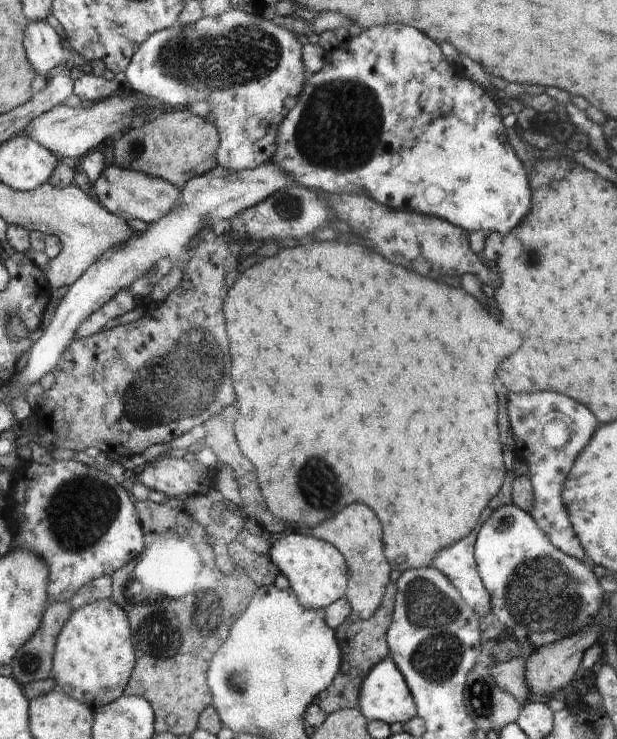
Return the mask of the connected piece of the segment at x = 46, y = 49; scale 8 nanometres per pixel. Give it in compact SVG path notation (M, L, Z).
M46 21L32 22L25 39L25 48L37 75L47 79L50 72L65 60L61 39Z

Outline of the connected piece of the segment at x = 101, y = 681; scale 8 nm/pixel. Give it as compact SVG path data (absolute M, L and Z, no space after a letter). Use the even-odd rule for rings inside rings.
M110 599L88 604L73 612L57 638L52 677L69 698L94 711L117 701L135 668L127 615Z

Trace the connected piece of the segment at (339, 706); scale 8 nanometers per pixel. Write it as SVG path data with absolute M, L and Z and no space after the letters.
M390 582L390 590L385 590L385 592L386 602L381 602L382 610L378 610L378 614L373 615L374 618L352 620L352 614L350 614L348 620L344 620L340 626L333 629L336 643L341 648L343 656L340 671L336 674L333 685L315 697L313 701L313 704L316 704L327 716L338 713L338 710L359 709L360 692L364 680L376 664L390 656L388 631L393 621L393 609L397 595L395 582Z

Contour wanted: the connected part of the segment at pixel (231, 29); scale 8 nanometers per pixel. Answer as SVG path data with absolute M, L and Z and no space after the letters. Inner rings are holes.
M231 9L216 17L204 15L193 24L180 22L155 33L133 55L125 78L132 93L145 100L150 98L154 104L166 106L167 110L185 108L196 101L206 102L220 134L217 165L232 171L254 169L273 160L281 123L296 108L305 89L302 46L294 32L280 28L262 15Z

